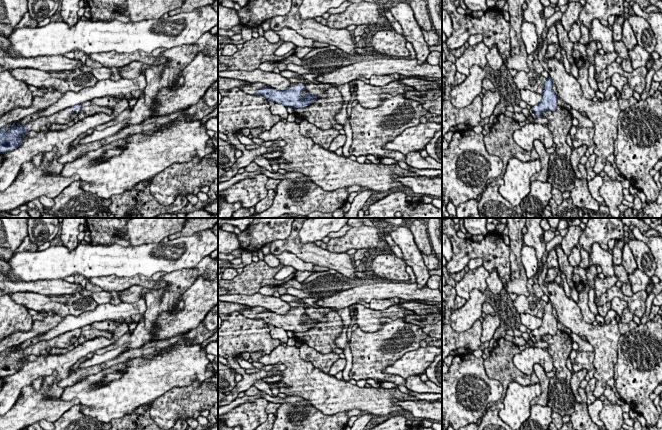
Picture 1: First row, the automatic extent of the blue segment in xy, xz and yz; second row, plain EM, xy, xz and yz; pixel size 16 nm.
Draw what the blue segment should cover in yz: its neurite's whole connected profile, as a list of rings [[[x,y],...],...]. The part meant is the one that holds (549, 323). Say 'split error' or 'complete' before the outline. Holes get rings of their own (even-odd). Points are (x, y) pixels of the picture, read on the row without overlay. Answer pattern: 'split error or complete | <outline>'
split error | [[[551,301],[547,302],[546,306],[544,307],[544,314],[542,317],[542,325],[531,331],[529,334],[529,338],[533,342],[542,342],[542,337],[545,335],[555,335],[557,332],[557,325],[558,321],[554,317],[552,311],[553,311],[553,304]]]

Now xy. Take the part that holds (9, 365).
split error | [[[77,328],[68,331],[61,336],[51,340],[39,341],[36,344],[31,344],[25,349],[11,349],[11,354],[7,355],[5,351],[0,353],[0,378],[13,375],[21,368],[21,360],[28,358],[30,355],[40,356],[41,351],[48,348],[69,348],[78,340],[82,328]]]

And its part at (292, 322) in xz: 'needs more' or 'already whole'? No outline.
needs more

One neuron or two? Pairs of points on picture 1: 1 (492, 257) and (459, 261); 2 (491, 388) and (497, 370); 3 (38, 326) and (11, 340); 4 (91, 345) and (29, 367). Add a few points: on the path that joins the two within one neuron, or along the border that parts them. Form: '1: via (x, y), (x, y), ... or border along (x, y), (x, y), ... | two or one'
1: via (484, 253), (469, 253), (467, 255) | one
2: border along (483, 360), (485, 373), (502, 386), (499, 399) | two
3: via (31, 333), (18, 337) | one
4: via (76, 354), (64, 362), (53, 362), (44, 366) | one

